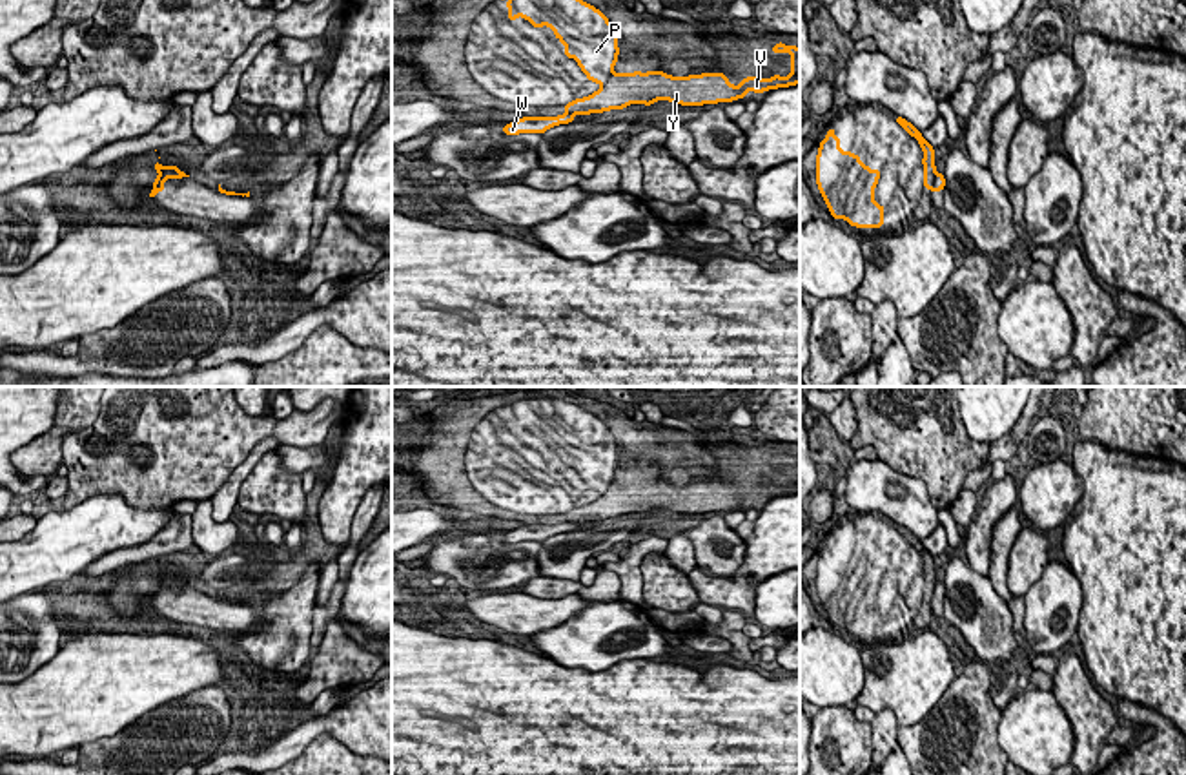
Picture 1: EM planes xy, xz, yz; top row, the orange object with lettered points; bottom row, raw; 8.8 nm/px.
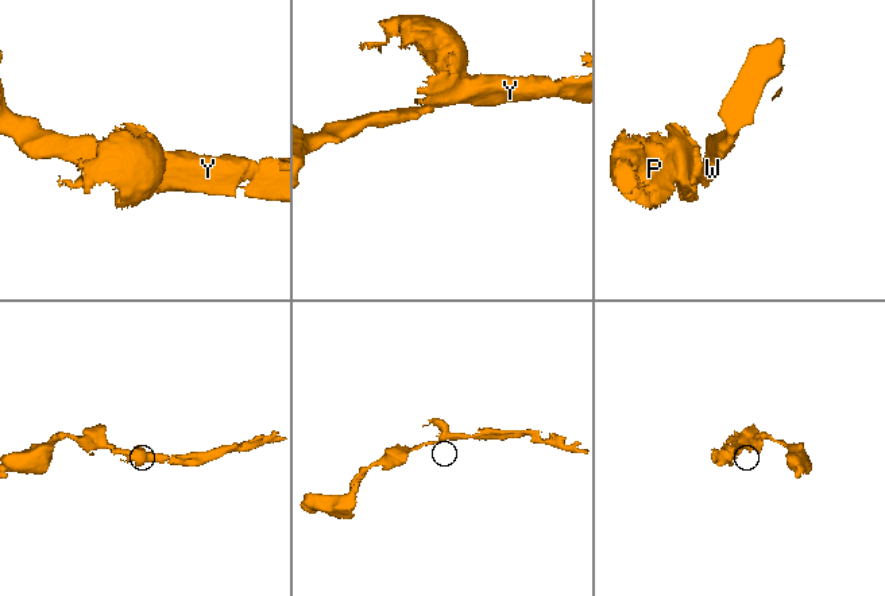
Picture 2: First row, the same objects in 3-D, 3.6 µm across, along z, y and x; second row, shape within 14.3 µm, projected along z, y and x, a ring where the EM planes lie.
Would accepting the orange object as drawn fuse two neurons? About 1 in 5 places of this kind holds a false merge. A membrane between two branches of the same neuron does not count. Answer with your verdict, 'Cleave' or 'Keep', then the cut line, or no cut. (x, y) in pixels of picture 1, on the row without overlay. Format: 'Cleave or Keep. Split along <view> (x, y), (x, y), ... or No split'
Cleave. Split along xz (565, 520), (572, 524)

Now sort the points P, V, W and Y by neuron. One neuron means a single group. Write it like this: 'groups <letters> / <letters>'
groups P V Y / W

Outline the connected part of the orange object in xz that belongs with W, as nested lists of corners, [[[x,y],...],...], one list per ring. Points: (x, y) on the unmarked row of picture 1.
[[[572,522],[557,523],[557,525],[523,525],[510,532],[506,532],[501,540],[506,543],[519,543],[519,542],[545,542],[547,538],[568,532],[574,529]]]

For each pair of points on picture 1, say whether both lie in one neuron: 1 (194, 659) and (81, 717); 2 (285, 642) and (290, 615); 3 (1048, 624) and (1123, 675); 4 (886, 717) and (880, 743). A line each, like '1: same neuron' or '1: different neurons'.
1: same neuron
2: same neuron
3: different neurons
4: same neuron

